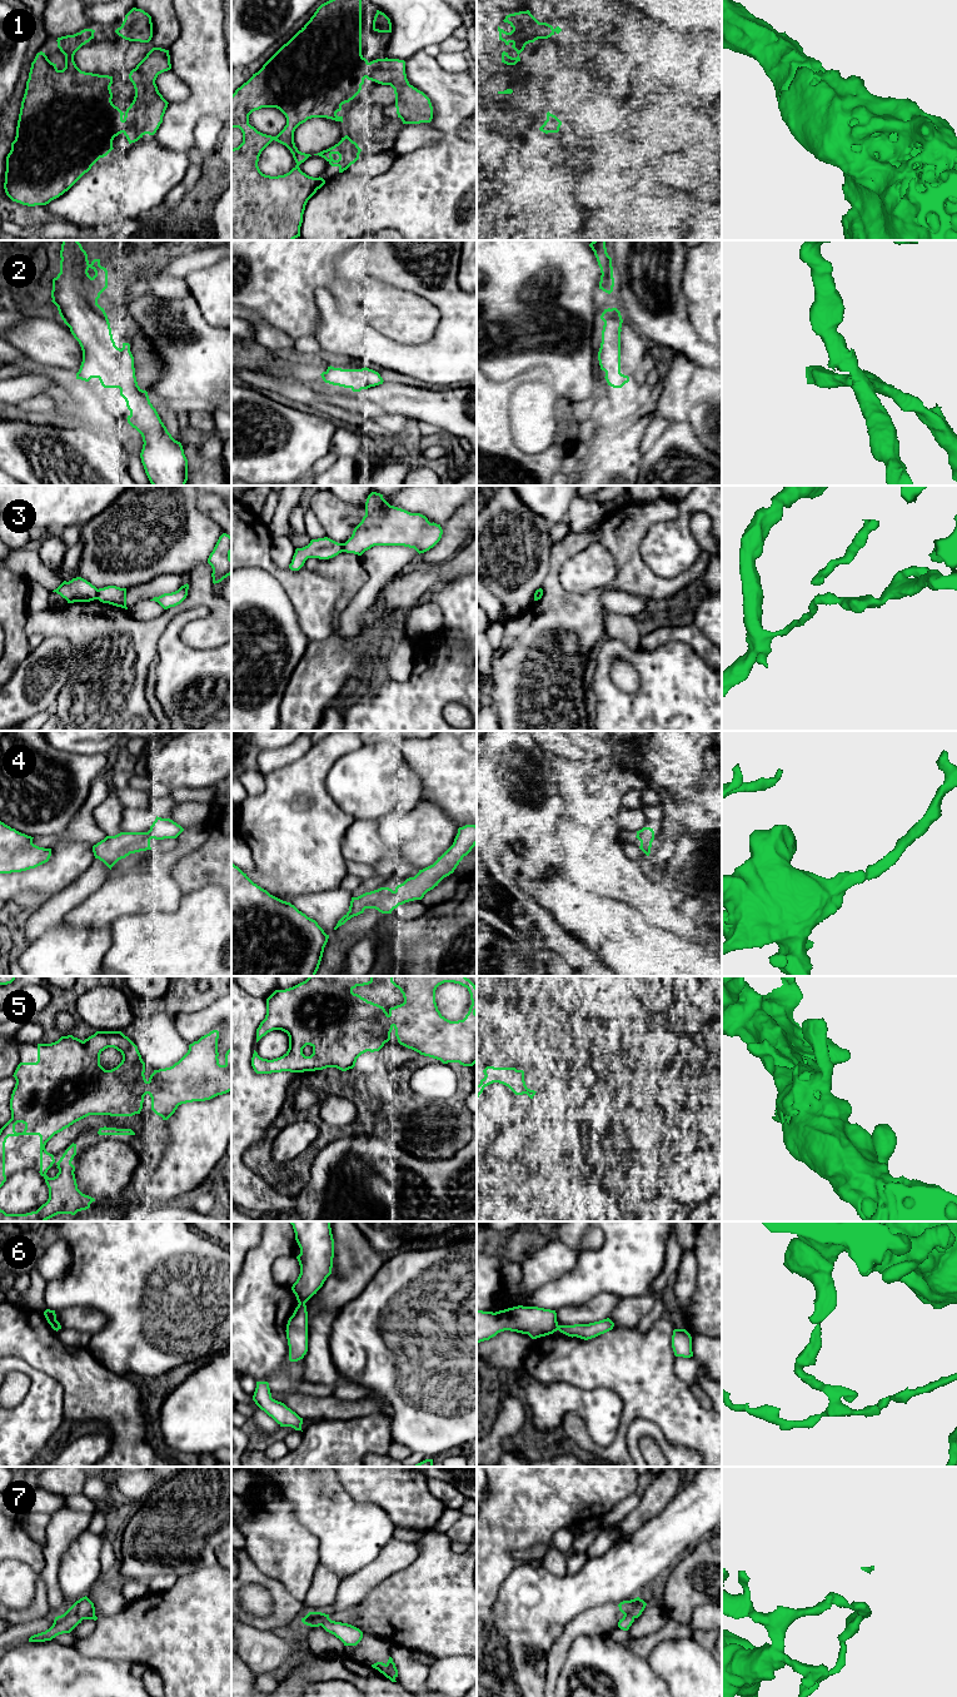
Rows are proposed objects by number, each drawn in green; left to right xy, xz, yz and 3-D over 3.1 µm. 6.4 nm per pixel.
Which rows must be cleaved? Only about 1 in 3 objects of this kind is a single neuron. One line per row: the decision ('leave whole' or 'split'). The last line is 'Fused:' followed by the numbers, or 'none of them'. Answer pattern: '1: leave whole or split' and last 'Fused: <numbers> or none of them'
1: leave whole
2: leave whole
3: split
4: split
5: leave whole
6: split
7: split
Fused: 3, 4, 6, 7

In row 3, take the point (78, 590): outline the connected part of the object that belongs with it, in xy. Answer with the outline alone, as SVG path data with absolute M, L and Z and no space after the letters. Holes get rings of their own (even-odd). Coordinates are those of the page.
M76 577L69 582L64 581L53 592L56 592L63 598L65 598L68 603L74 603L74 602L90 602L96 599L98 591L99 589L86 579Z

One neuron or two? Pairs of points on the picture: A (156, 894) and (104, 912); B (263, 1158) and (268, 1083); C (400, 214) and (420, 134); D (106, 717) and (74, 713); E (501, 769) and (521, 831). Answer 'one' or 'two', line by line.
A: one
B: two
C: two
D: one
E: one

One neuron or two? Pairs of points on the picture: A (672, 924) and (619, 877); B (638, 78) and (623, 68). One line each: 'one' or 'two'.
A: one
B: two

